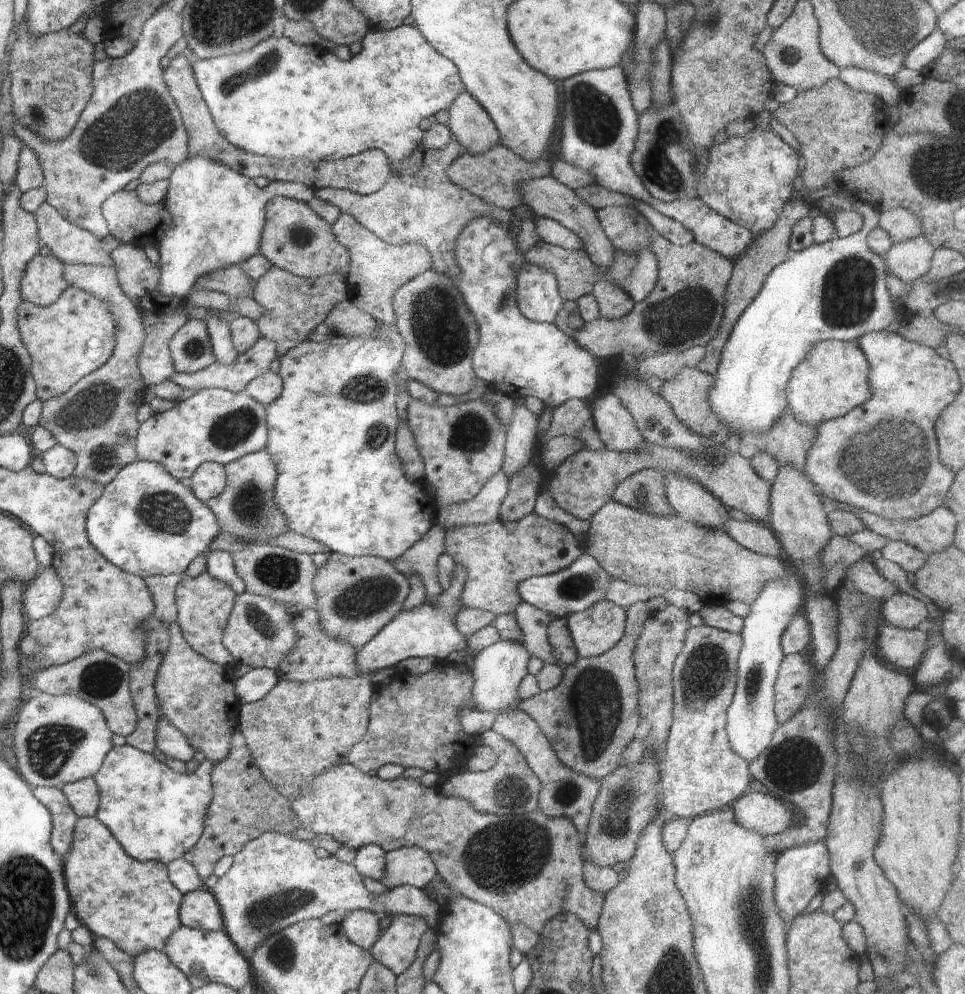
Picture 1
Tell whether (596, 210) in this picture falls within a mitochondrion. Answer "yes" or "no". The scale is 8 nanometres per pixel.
no

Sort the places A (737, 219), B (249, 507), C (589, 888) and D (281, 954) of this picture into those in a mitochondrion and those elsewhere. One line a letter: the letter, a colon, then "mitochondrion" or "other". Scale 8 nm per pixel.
A: other
B: mitochondrion
C: other
D: mitochondrion

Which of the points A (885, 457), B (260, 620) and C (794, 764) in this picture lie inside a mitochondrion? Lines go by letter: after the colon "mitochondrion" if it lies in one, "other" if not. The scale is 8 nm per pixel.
A: mitochondrion
B: mitochondrion
C: mitochondrion

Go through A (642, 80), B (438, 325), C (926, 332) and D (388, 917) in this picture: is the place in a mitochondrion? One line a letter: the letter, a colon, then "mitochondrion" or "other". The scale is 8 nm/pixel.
A: mitochondrion
B: mitochondrion
C: mitochondrion
D: other

